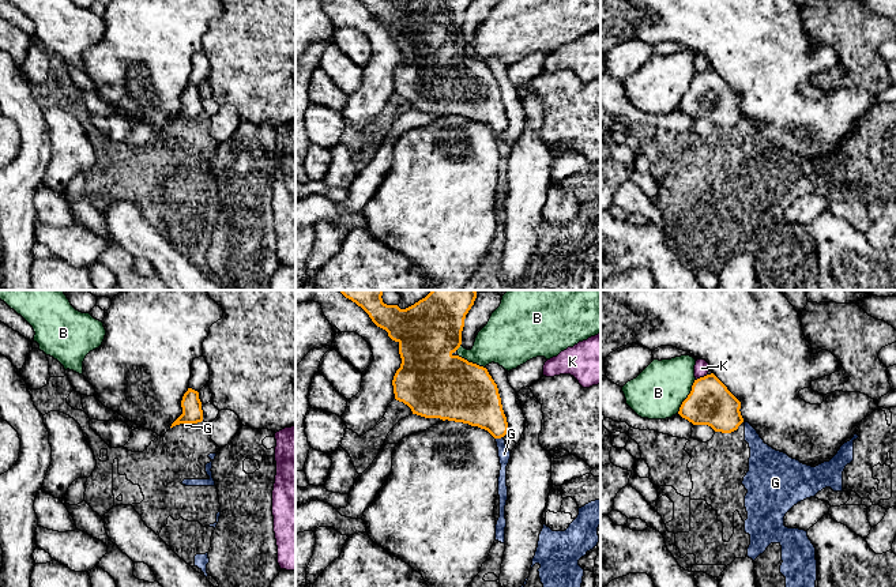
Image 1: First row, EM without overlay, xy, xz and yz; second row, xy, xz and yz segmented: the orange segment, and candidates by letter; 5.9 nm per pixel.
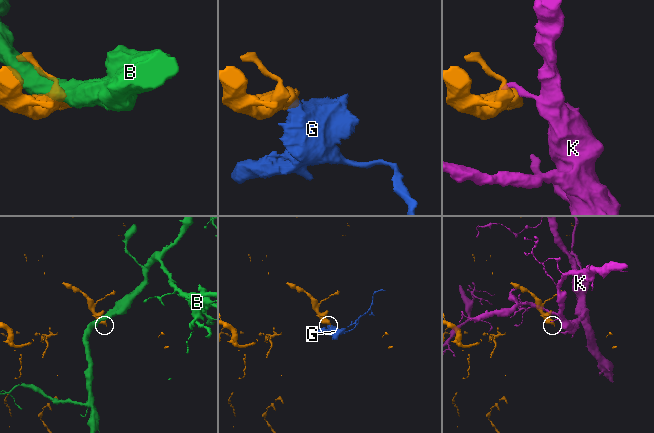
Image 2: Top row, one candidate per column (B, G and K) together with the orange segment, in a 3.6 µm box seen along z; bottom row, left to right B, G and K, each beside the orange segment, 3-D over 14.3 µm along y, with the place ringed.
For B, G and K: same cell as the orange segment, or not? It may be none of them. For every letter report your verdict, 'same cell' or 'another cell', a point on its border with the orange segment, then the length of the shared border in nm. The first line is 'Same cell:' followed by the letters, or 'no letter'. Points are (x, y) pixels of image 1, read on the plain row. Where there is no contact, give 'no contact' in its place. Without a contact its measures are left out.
Same cell: no letter
B: another cell; contact yz (688, 90); length 220 nm
G: another cell; contact xz (499, 132); length 50 nm
K: another cell; contact yz (701, 72); length 80 nm

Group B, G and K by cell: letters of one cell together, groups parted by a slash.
B / G / K

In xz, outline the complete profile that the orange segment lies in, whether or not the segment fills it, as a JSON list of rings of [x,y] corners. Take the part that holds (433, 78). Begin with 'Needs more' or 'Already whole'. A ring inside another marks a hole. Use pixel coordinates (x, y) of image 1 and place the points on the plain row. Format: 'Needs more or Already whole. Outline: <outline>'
Already whole. Outline: [[[398,0],[358,1],[399,38],[402,59],[392,75],[396,95],[425,113],[478,121],[494,133],[507,129],[508,117],[498,83],[487,64],[453,49],[462,39],[464,14],[473,0],[411,0],[406,4]]]

